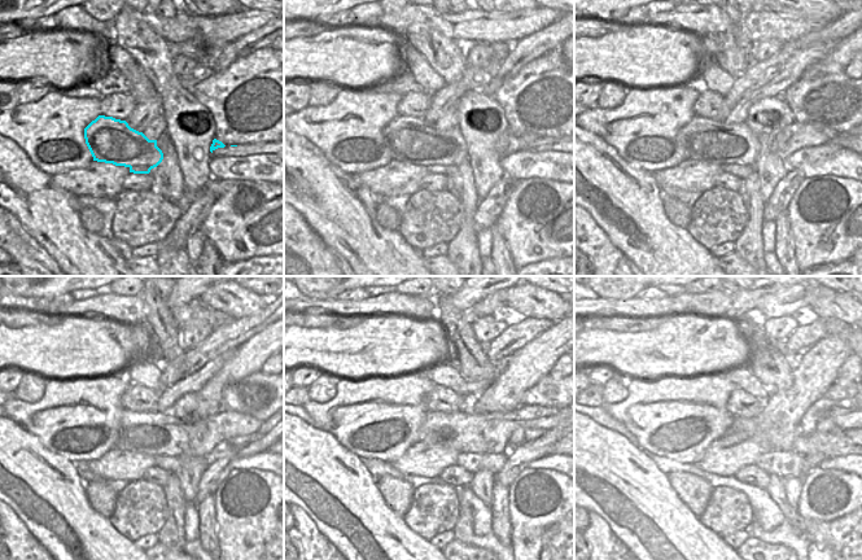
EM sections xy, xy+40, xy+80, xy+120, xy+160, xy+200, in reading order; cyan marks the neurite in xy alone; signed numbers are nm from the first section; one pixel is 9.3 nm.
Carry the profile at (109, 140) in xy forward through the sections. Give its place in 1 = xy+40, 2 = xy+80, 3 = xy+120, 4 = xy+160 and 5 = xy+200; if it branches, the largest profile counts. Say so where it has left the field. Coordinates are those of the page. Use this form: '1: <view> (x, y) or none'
1: xy+40 (408, 139)
2: xy+80 (734, 147)
3: xy+120 (161, 434)
4: xy+160 (481, 441)
5: xy+200 (782, 460)

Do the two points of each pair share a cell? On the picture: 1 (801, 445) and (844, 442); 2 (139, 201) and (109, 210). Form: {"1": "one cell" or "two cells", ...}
{"1": "one cell", "2": "two cells"}

